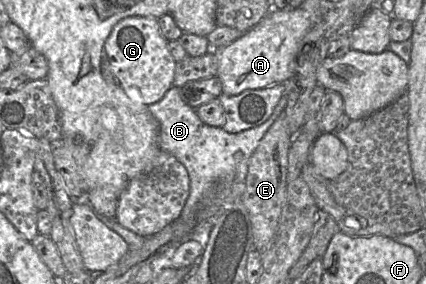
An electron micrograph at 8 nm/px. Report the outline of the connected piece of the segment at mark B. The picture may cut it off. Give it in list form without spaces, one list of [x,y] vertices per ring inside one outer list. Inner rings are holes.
[[[173,85],[161,100],[148,105],[159,125],[160,149],[174,156],[186,168],[189,176],[189,197],[177,220],[179,224],[187,226],[186,238],[192,237],[202,226],[212,227],[229,203],[242,200],[251,156],[287,103],[288,93],[285,90],[273,113],[264,123],[238,133],[229,133],[220,127],[204,124],[195,109],[183,101],[179,87]],[[219,181],[225,184],[224,188],[218,193],[211,192],[212,186]]]

